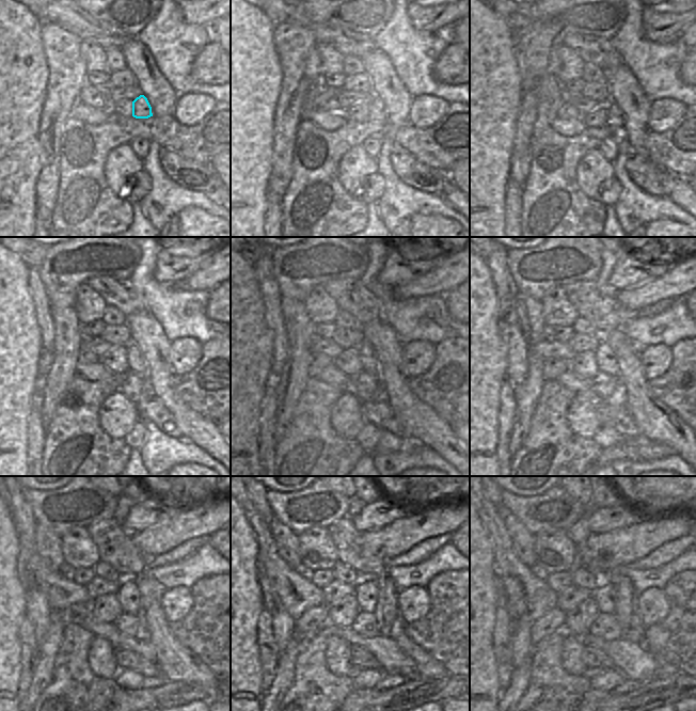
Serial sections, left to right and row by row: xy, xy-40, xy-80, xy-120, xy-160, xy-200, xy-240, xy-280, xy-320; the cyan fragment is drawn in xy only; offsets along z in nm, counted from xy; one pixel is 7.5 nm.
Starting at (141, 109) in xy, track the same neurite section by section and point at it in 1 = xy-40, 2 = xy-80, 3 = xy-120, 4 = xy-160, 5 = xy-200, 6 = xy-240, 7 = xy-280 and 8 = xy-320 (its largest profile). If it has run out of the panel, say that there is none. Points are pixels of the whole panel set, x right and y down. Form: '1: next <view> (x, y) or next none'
1: next xy-40 (377, 110)
2: next xy-80 (614, 115)
3: next xy-120 (135, 359)
4: next xy-160 (368, 359)
5: next xy-200 (605, 359)
6: next xy-240 (127, 594)
7: next xy-280 (365, 591)
8: next xy-320 (604, 595)

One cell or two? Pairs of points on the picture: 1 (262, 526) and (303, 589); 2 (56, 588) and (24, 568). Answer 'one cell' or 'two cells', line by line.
1: one cell
2: two cells

